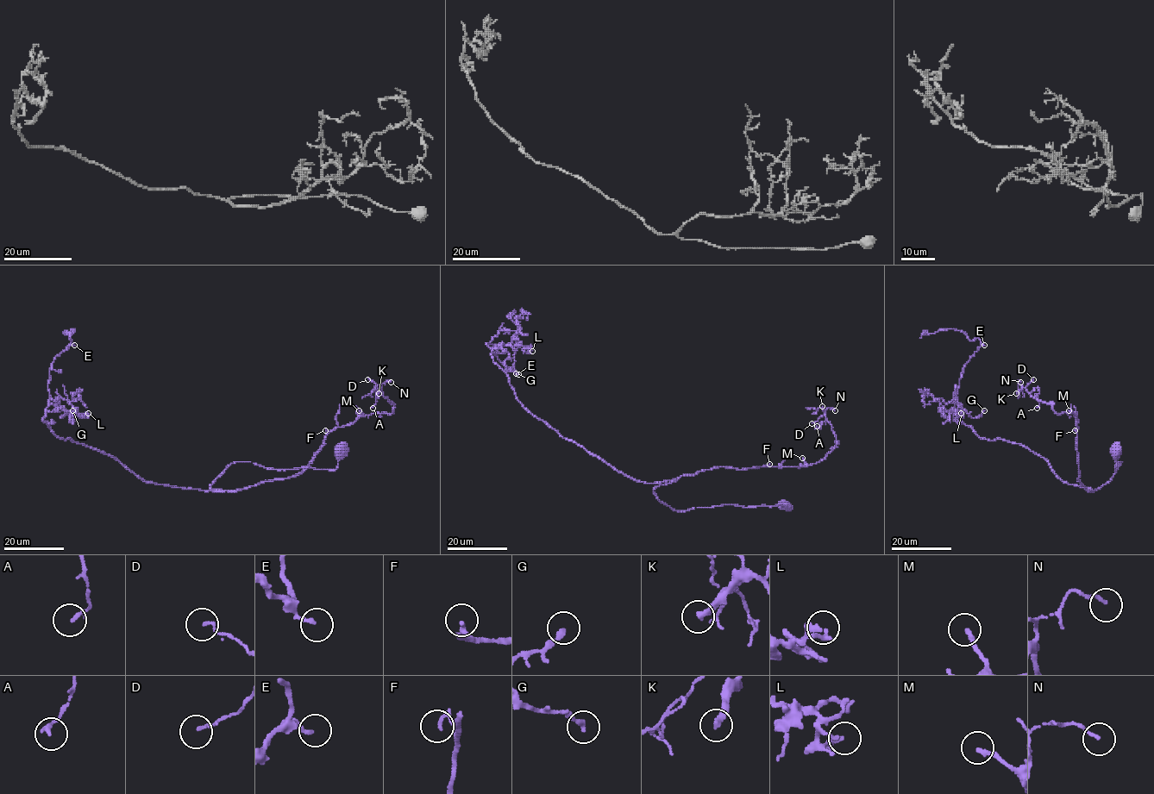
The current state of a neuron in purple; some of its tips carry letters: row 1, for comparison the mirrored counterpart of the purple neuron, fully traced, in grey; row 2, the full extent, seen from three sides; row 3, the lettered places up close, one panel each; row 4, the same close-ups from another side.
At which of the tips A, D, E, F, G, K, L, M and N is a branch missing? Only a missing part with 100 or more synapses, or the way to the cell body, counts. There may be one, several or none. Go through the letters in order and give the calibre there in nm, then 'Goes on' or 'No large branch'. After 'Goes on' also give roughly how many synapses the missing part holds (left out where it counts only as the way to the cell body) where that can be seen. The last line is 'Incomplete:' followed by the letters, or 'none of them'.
A: Thickness 170 nm. No large branch
D: Thickness 120 nm. No large branch
E: Thickness 140 nm. No large branch
F: Thickness 190 nm. No large branch
G: Thickness 240 nm. No large branch
K: Thickness 300 nm. No large branch
L: Thickness 240 nm. No large branch
M: Thickness 190 nm. No large branch
N: Thickness 130 nm. No large branch
Incomplete: none of them

